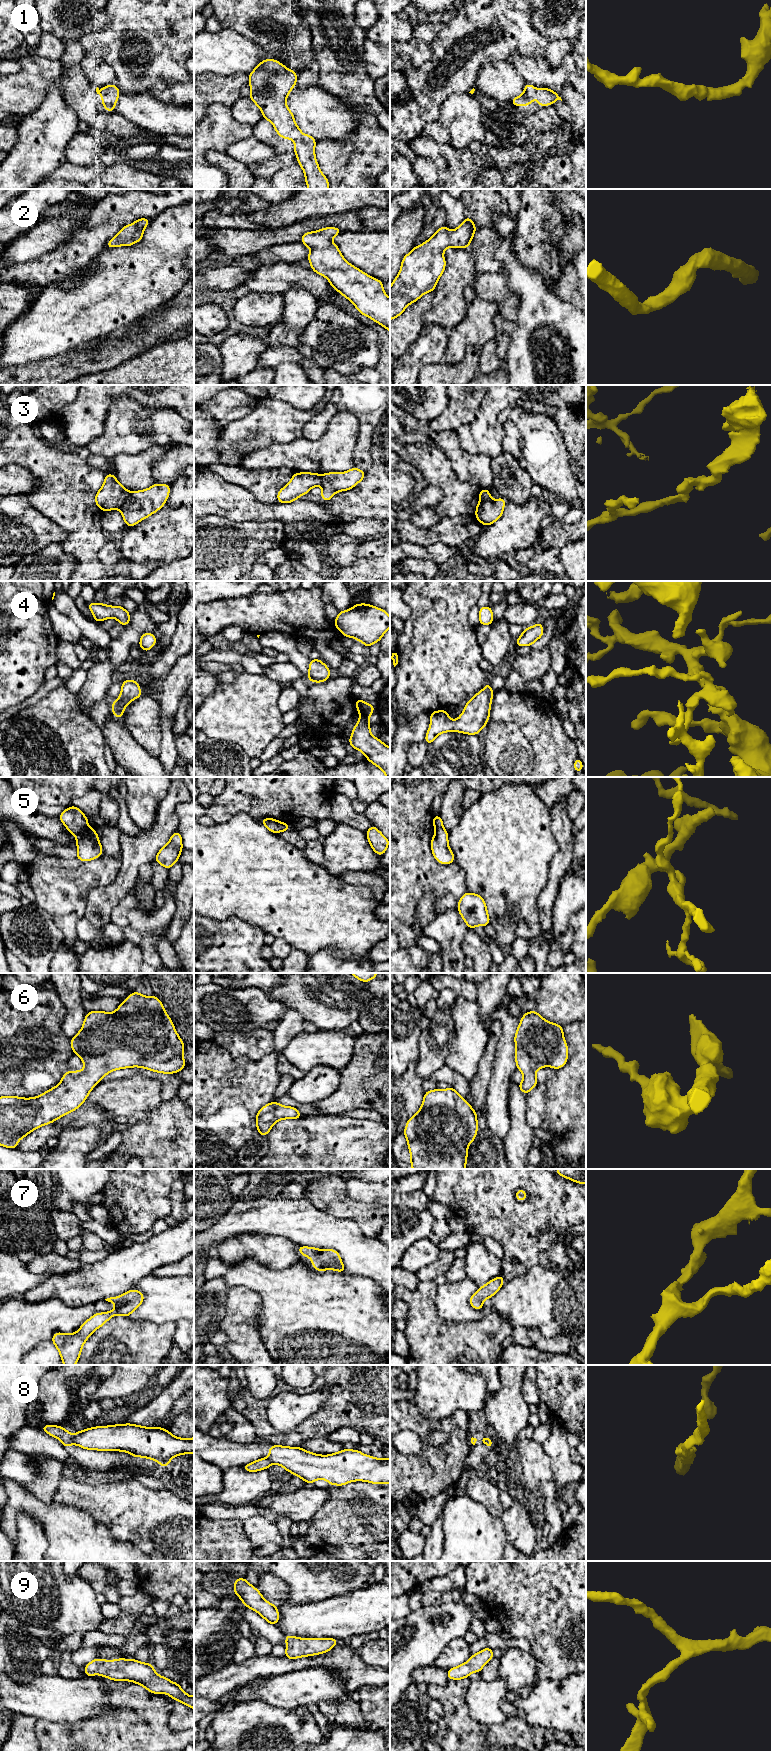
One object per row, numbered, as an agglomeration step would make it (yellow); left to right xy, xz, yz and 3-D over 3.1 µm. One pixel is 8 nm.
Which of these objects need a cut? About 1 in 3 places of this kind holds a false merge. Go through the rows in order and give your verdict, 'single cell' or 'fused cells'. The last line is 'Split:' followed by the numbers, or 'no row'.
1: single cell
2: single cell
3: fused cells
4: single cell
5: fused cells
6: single cell
7: single cell
8: fused cells
9: single cell
Split: 3, 5, 8

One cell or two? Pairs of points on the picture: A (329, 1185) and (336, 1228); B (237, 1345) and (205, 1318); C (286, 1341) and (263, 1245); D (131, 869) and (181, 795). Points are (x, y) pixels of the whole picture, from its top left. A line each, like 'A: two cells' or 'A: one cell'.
A: two cells
B: two cells
C: two cells
D: one cell

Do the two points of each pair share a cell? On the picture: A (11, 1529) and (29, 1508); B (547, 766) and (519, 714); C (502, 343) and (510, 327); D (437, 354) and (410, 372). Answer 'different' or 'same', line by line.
A: same
B: same
C: same
D: same

